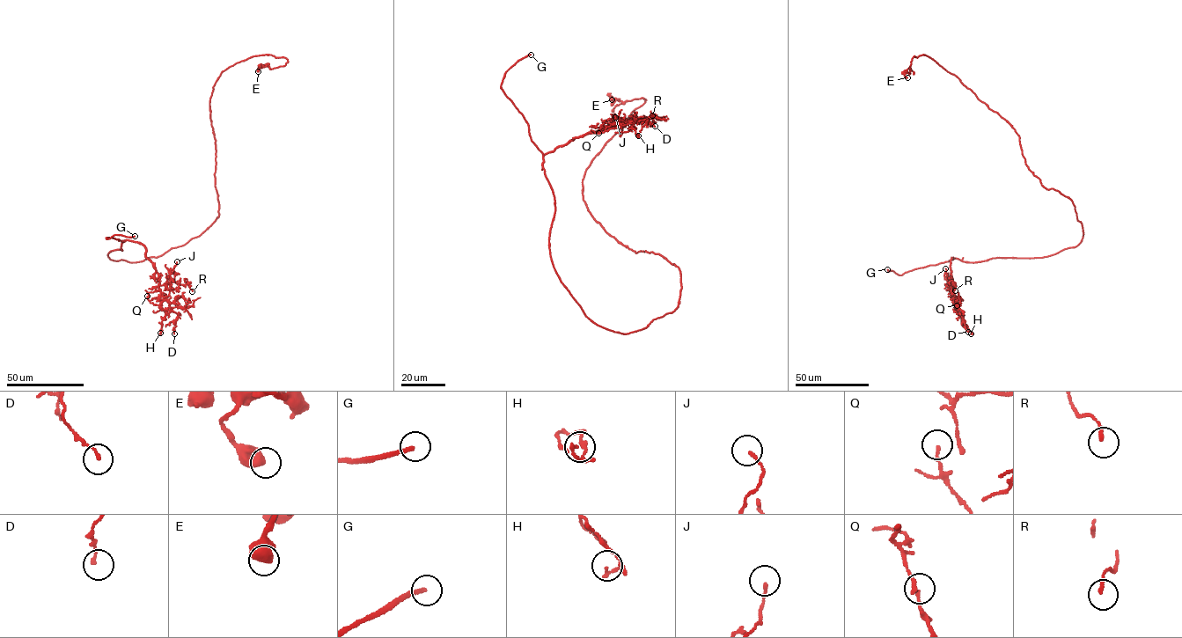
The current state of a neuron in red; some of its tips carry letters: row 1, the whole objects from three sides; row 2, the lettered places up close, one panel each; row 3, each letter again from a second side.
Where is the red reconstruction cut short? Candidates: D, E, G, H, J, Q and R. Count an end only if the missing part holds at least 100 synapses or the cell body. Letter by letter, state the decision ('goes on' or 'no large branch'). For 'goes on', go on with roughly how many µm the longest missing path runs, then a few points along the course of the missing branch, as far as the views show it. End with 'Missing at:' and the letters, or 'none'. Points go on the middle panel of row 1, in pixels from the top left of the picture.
D: no large branch
E: no large branch
G: goes on; missing 20 µm; course (531, 54), (551, 45)
H: no large branch
J: no large branch
Q: no large branch
R: no large branch
Missing at: G

